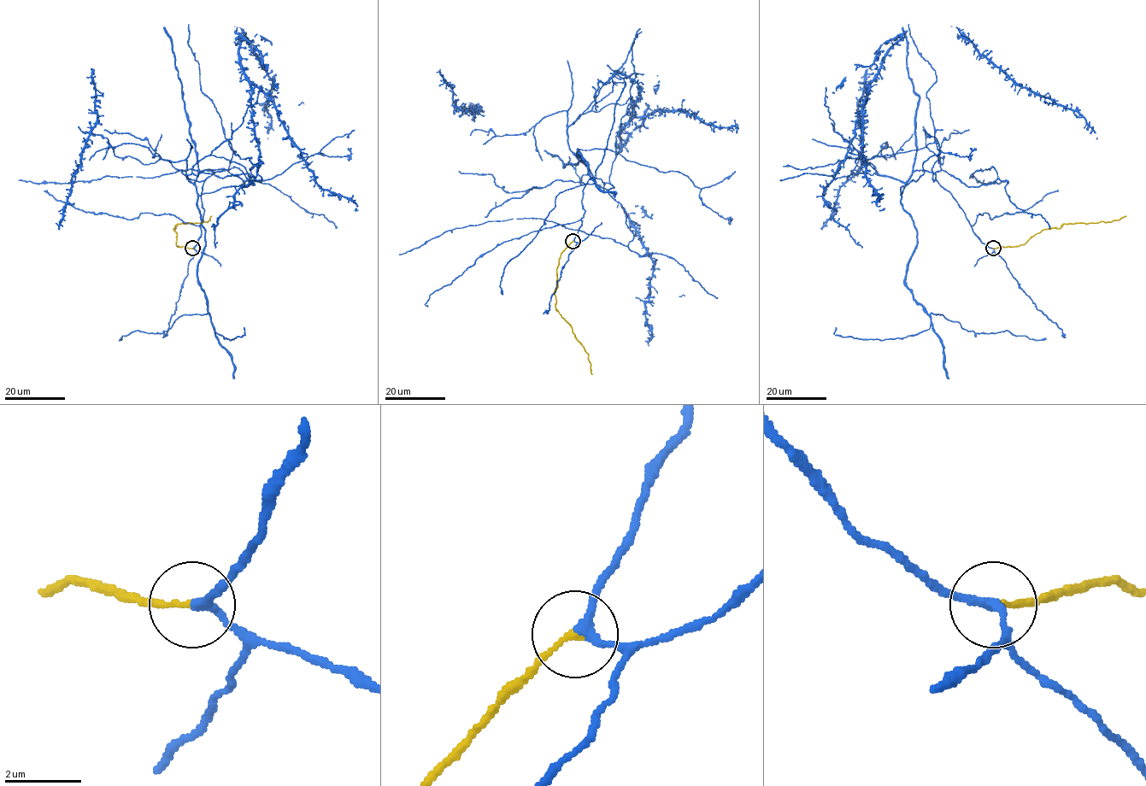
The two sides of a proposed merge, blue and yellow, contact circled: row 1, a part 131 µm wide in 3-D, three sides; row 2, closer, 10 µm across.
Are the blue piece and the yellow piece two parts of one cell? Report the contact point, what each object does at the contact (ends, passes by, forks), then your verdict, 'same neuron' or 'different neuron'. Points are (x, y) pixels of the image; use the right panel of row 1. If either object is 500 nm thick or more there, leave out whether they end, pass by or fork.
at (993, 248); blue passes by; yellow ends there; same neuron

